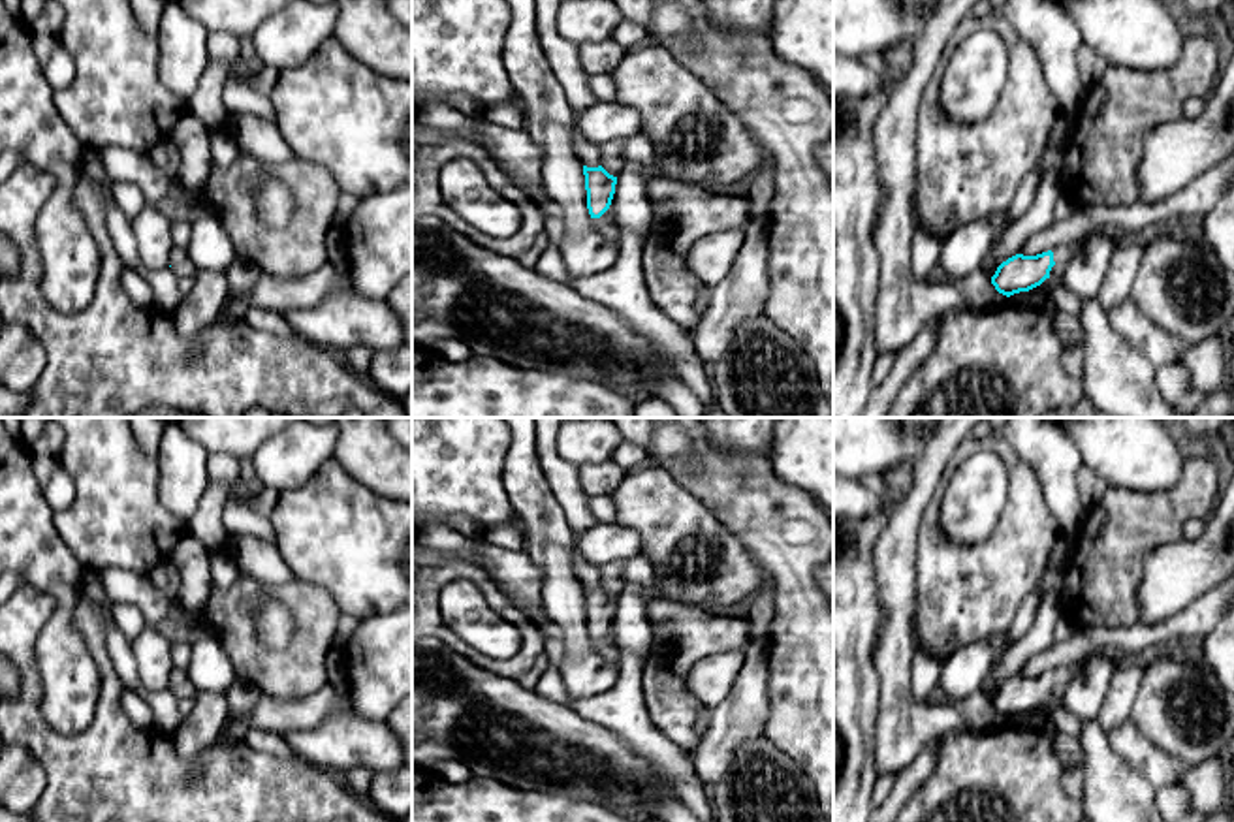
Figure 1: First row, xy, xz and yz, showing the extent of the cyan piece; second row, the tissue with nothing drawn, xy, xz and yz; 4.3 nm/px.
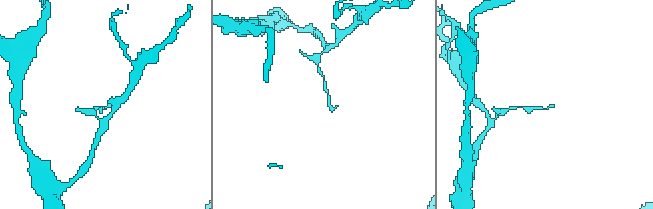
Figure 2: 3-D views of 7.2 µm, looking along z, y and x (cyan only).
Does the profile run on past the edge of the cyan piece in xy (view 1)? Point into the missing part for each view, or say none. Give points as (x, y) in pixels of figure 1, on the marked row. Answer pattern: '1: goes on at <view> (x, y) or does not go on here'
1: does not go on here

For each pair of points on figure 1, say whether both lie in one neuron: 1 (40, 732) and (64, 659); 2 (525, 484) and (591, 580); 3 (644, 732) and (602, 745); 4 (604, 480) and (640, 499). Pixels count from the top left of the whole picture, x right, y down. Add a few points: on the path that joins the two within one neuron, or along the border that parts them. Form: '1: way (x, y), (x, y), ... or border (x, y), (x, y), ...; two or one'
1: border (38, 674), (44, 719), (64, 734), (83, 732); two
2: border (574, 552), (574, 574), (584, 585); two
3: border (584, 719), (617, 732), (657, 768); two
4: border (627, 473), (610, 495); two

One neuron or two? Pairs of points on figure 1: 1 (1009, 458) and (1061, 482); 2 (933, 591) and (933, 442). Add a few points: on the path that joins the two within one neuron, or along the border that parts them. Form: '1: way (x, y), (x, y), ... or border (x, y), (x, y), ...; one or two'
1: border (1003, 437), (1033, 469), (1050, 510); two
2: border (939, 488), (924, 508), (917, 535); two

